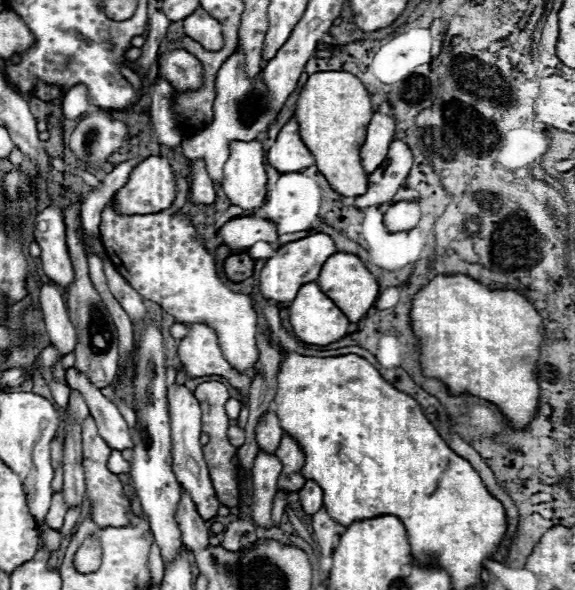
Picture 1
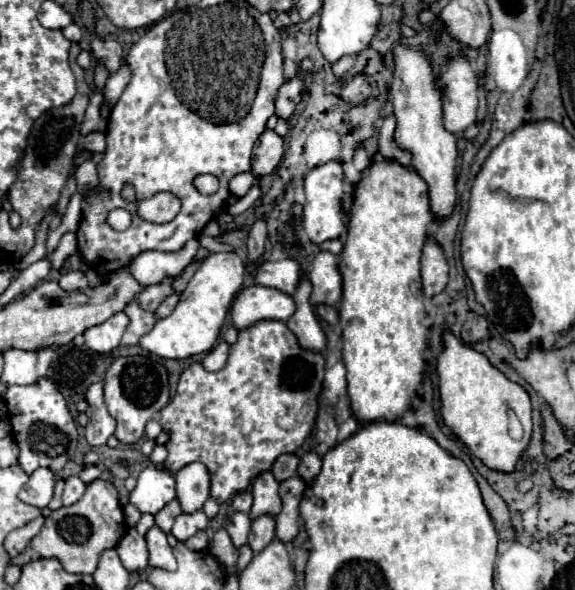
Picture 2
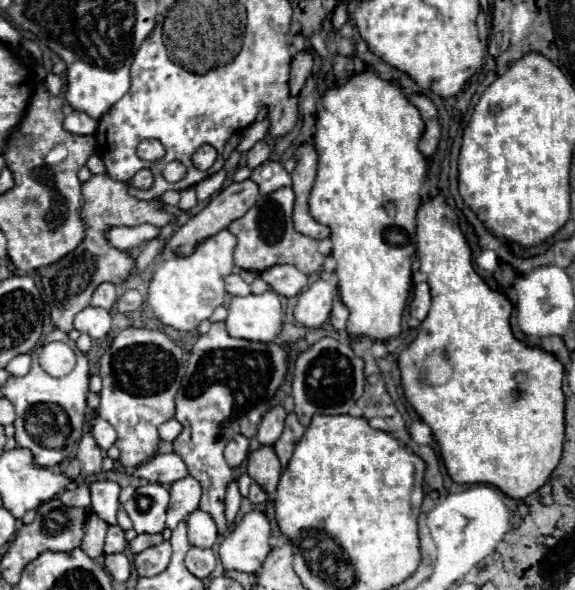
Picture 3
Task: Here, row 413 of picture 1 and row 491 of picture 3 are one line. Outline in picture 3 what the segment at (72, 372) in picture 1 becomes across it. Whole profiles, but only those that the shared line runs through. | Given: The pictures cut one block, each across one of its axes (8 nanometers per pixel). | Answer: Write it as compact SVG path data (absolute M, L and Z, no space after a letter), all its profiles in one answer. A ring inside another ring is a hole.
M110 480L94 482L90 484L90 494L92 494L92 512L98 514L108 524L116 524L116 512L120 508L118 504L120 486Z

